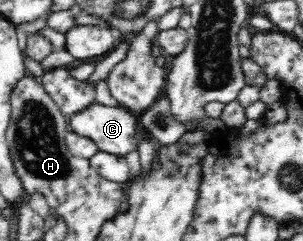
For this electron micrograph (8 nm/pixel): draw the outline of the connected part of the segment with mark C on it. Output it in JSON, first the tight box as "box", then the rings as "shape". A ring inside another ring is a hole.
{"box":[69,104,140,156],"shape":[[[91,104],[71,116],[69,127],[70,131],[93,140],[99,151],[111,155],[125,156],[138,147],[140,126],[127,108]]]}

